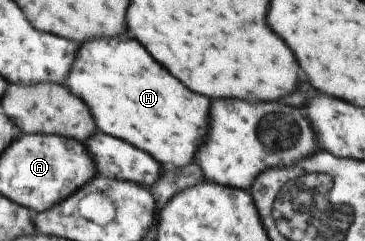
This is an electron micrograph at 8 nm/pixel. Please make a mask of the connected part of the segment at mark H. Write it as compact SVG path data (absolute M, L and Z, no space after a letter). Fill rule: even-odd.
M126 35L116 39L94 39L84 43L66 79L66 85L74 95L78 95L88 105L102 133L132 143L134 147L148 152L154 159L160 161L160 164L174 163L178 166L187 166L194 163L194 155L200 143L204 143L208 137L210 99L182 85L174 75L170 75L164 67L160 67L160 63L156 63L152 55L144 51L144 47L136 39L128 39Z

